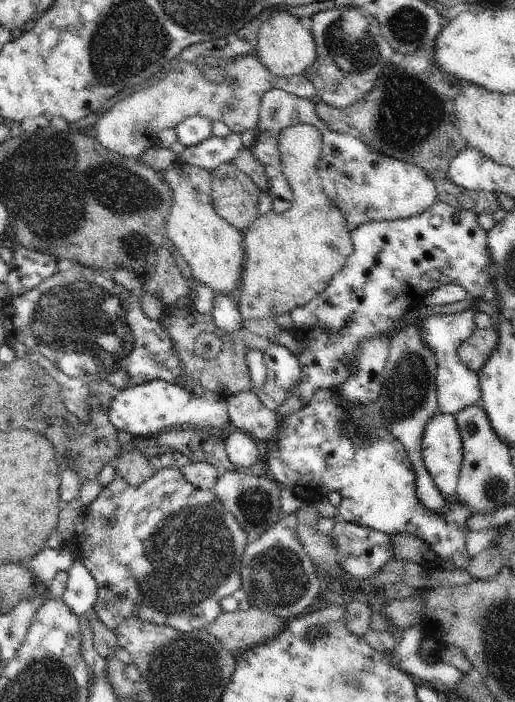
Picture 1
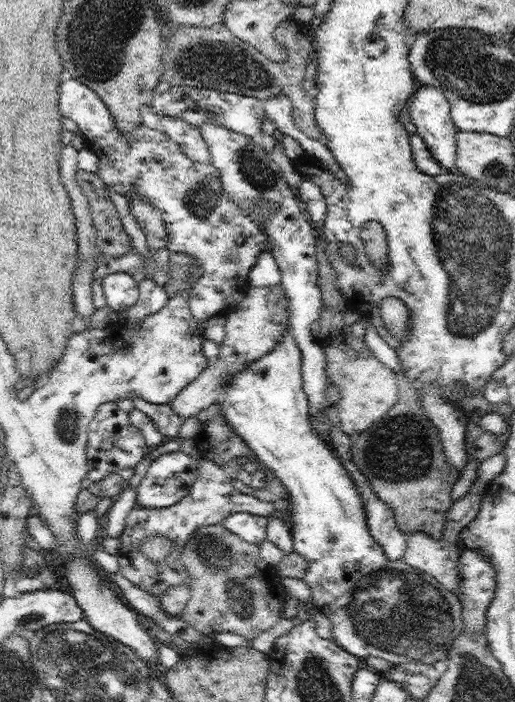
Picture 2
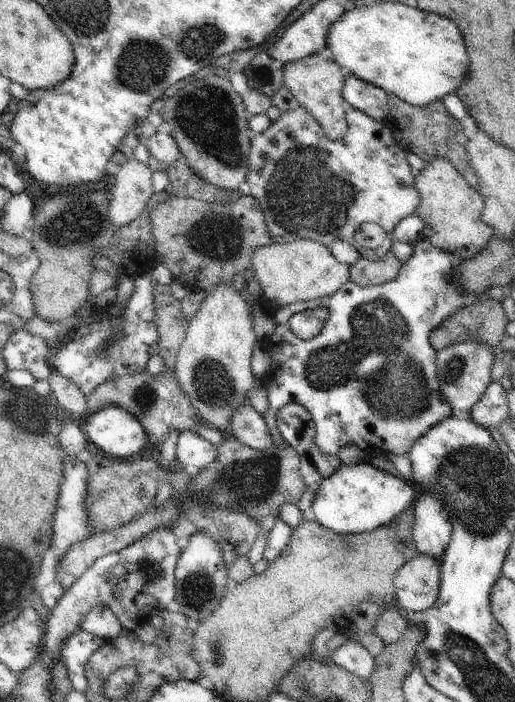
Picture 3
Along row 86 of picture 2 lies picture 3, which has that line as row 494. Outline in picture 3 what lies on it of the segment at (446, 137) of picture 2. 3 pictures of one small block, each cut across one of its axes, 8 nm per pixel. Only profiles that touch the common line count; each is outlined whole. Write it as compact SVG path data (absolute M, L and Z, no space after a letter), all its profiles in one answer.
M417 492L414 502L413 539L418 553L442 558L453 523L445 504L432 493Z

